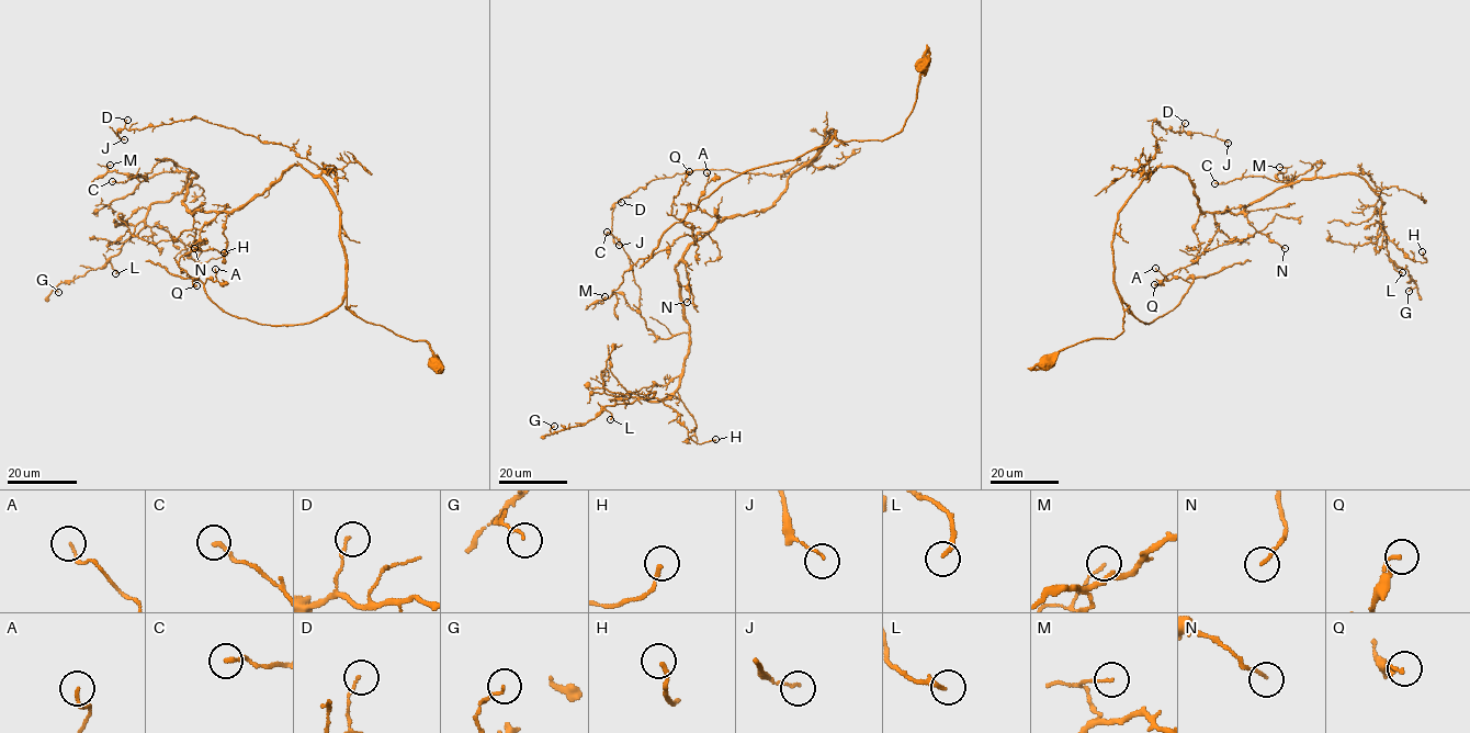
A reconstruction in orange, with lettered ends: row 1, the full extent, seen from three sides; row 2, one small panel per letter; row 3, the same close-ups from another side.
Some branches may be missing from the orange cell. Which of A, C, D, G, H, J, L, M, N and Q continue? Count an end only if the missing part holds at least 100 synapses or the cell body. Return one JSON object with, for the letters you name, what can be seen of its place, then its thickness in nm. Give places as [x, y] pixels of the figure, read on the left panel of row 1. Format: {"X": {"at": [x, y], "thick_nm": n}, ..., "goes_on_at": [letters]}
{"goes_on_at": []}

